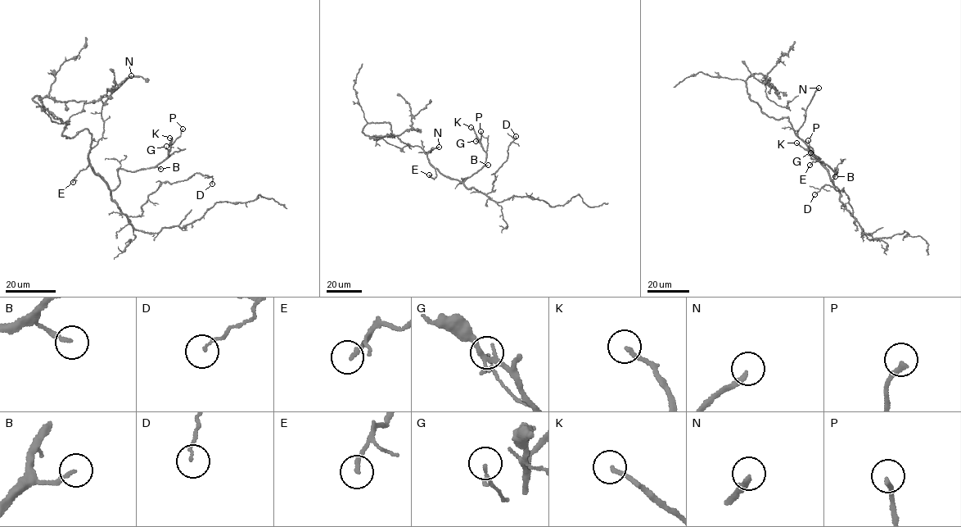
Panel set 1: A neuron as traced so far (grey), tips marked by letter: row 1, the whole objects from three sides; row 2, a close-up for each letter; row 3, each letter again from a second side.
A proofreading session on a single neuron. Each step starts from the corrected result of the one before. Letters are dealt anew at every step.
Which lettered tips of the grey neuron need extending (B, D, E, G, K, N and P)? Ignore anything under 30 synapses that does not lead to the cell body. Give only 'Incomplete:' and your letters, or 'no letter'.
Incomplete: N

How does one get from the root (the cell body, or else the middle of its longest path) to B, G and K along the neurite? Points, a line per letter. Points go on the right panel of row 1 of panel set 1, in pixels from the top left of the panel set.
B: (813, 154), (827, 170), (833, 184), (835, 176)
G: (813, 154), (827, 170), (833, 184), (835, 170), (838, 170), (835, 174), (810, 152)
K: (813, 154), (827, 170), (833, 184), (835, 170), (838, 170), (835, 174), (796, 143)

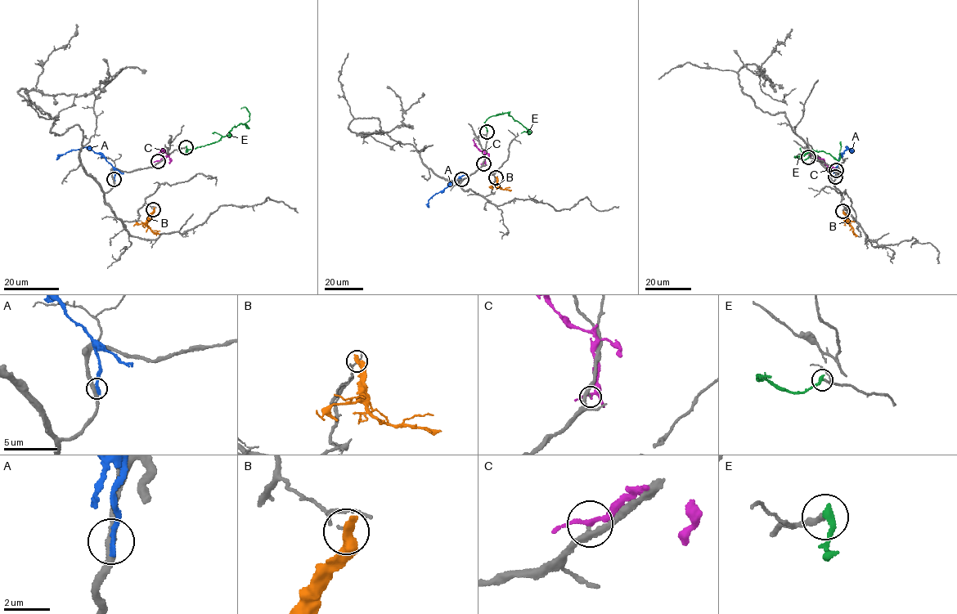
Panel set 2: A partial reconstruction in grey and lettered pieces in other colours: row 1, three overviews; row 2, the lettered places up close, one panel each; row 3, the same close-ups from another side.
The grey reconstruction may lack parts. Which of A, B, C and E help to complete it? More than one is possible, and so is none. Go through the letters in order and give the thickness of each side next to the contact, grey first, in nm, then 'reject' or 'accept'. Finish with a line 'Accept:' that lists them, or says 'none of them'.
A: 320 nm thick on the grey side, 240 nm on the other; reject
B: 80 nm thick on the grey side, 550 nm on the other; reject
C: 130 nm thick on the grey side, 240 nm on the other; reject
E: 240 nm thick on the grey side, 320 nm on the other; accept
Accept: E

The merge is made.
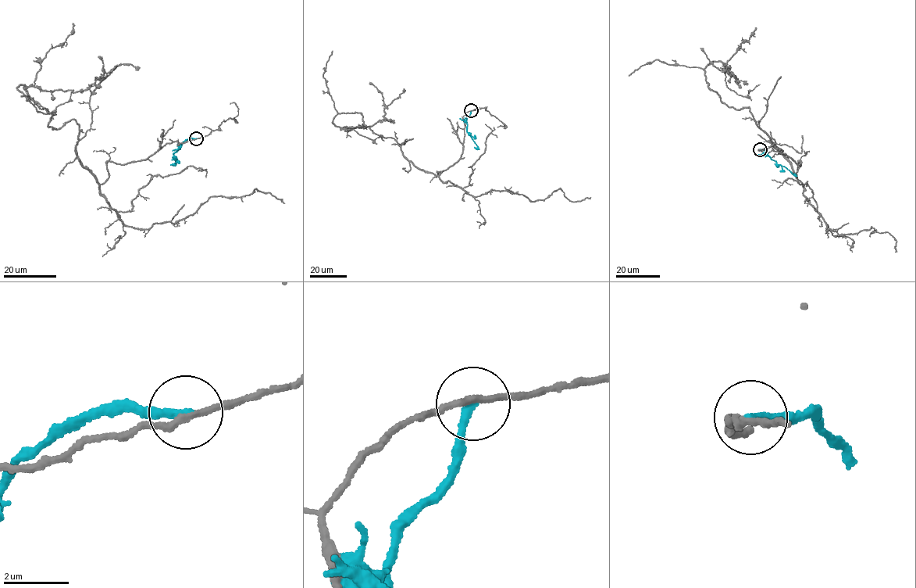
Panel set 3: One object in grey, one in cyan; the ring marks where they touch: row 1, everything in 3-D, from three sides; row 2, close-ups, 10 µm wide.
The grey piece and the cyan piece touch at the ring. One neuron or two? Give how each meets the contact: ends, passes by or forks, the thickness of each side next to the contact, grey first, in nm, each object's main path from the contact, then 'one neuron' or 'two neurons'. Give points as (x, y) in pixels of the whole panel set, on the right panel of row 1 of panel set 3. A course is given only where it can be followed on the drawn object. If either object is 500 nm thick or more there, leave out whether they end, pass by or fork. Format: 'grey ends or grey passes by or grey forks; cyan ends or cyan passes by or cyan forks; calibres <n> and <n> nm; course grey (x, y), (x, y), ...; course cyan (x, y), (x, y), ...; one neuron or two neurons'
grey passes by; cyan ends; calibres 190 and 260 nm; course grey (760, 149), (800, 161), (796, 177), (750, 108), (709, 88), (714, 62), (737, 82), (730, 66), (721, 72); course cyan (760, 149), (764, 148), (778, 164), (792, 173); two neurons

